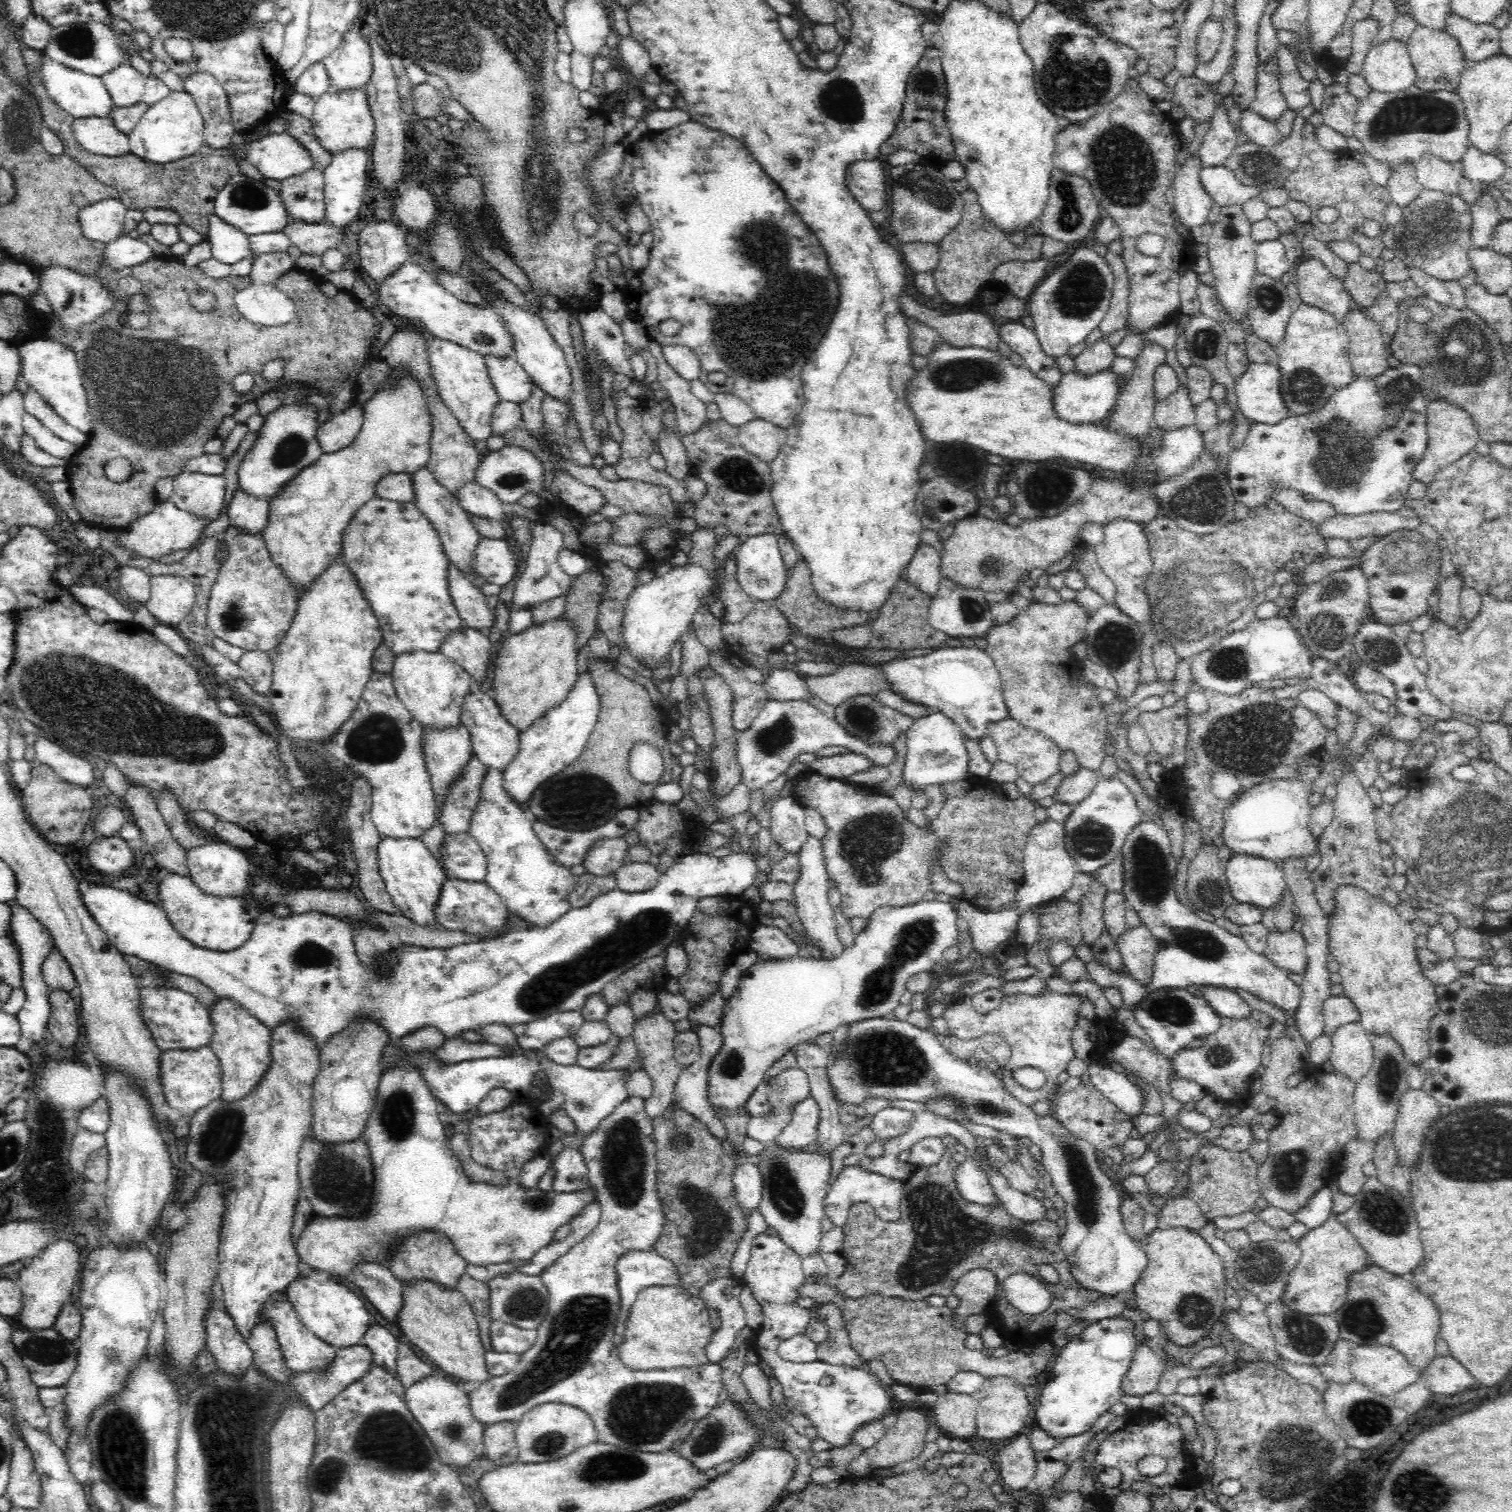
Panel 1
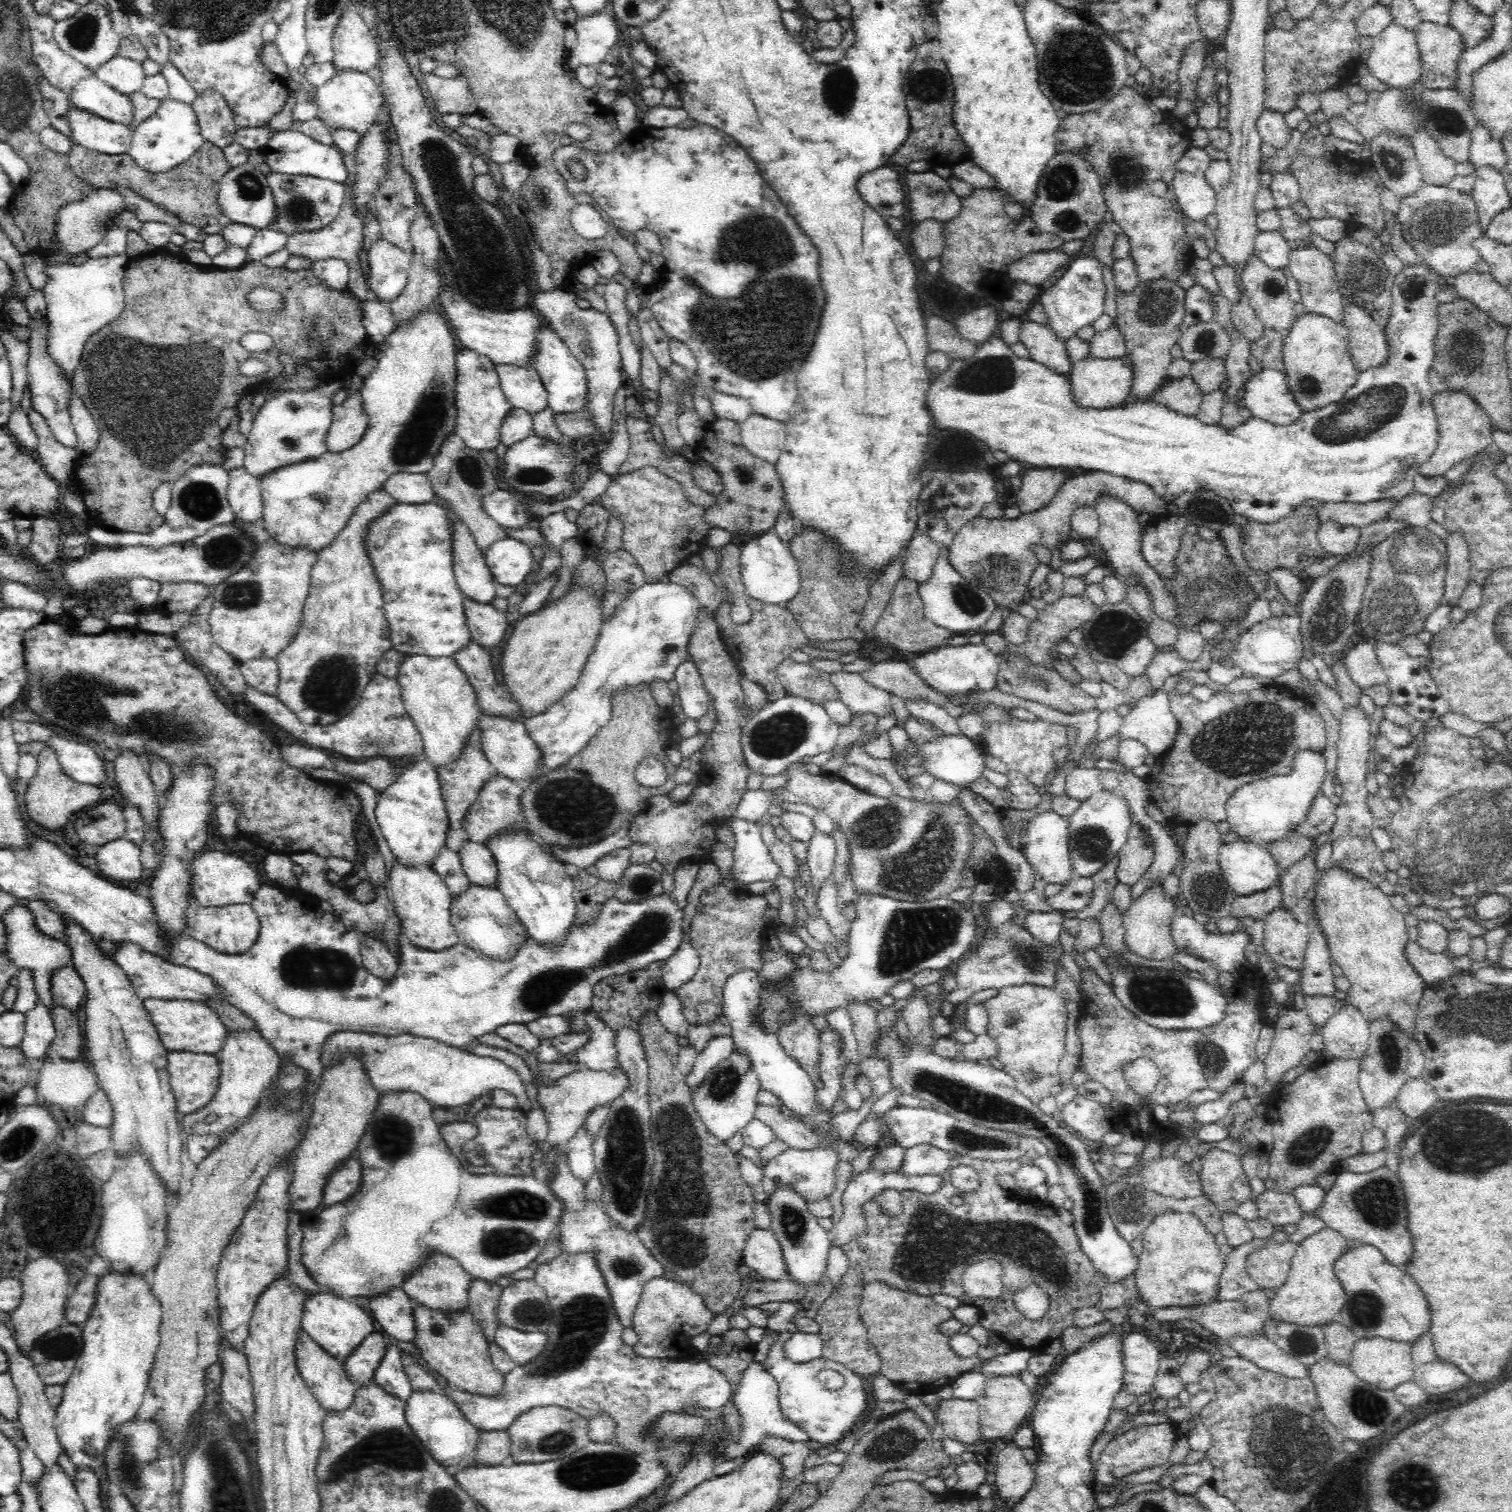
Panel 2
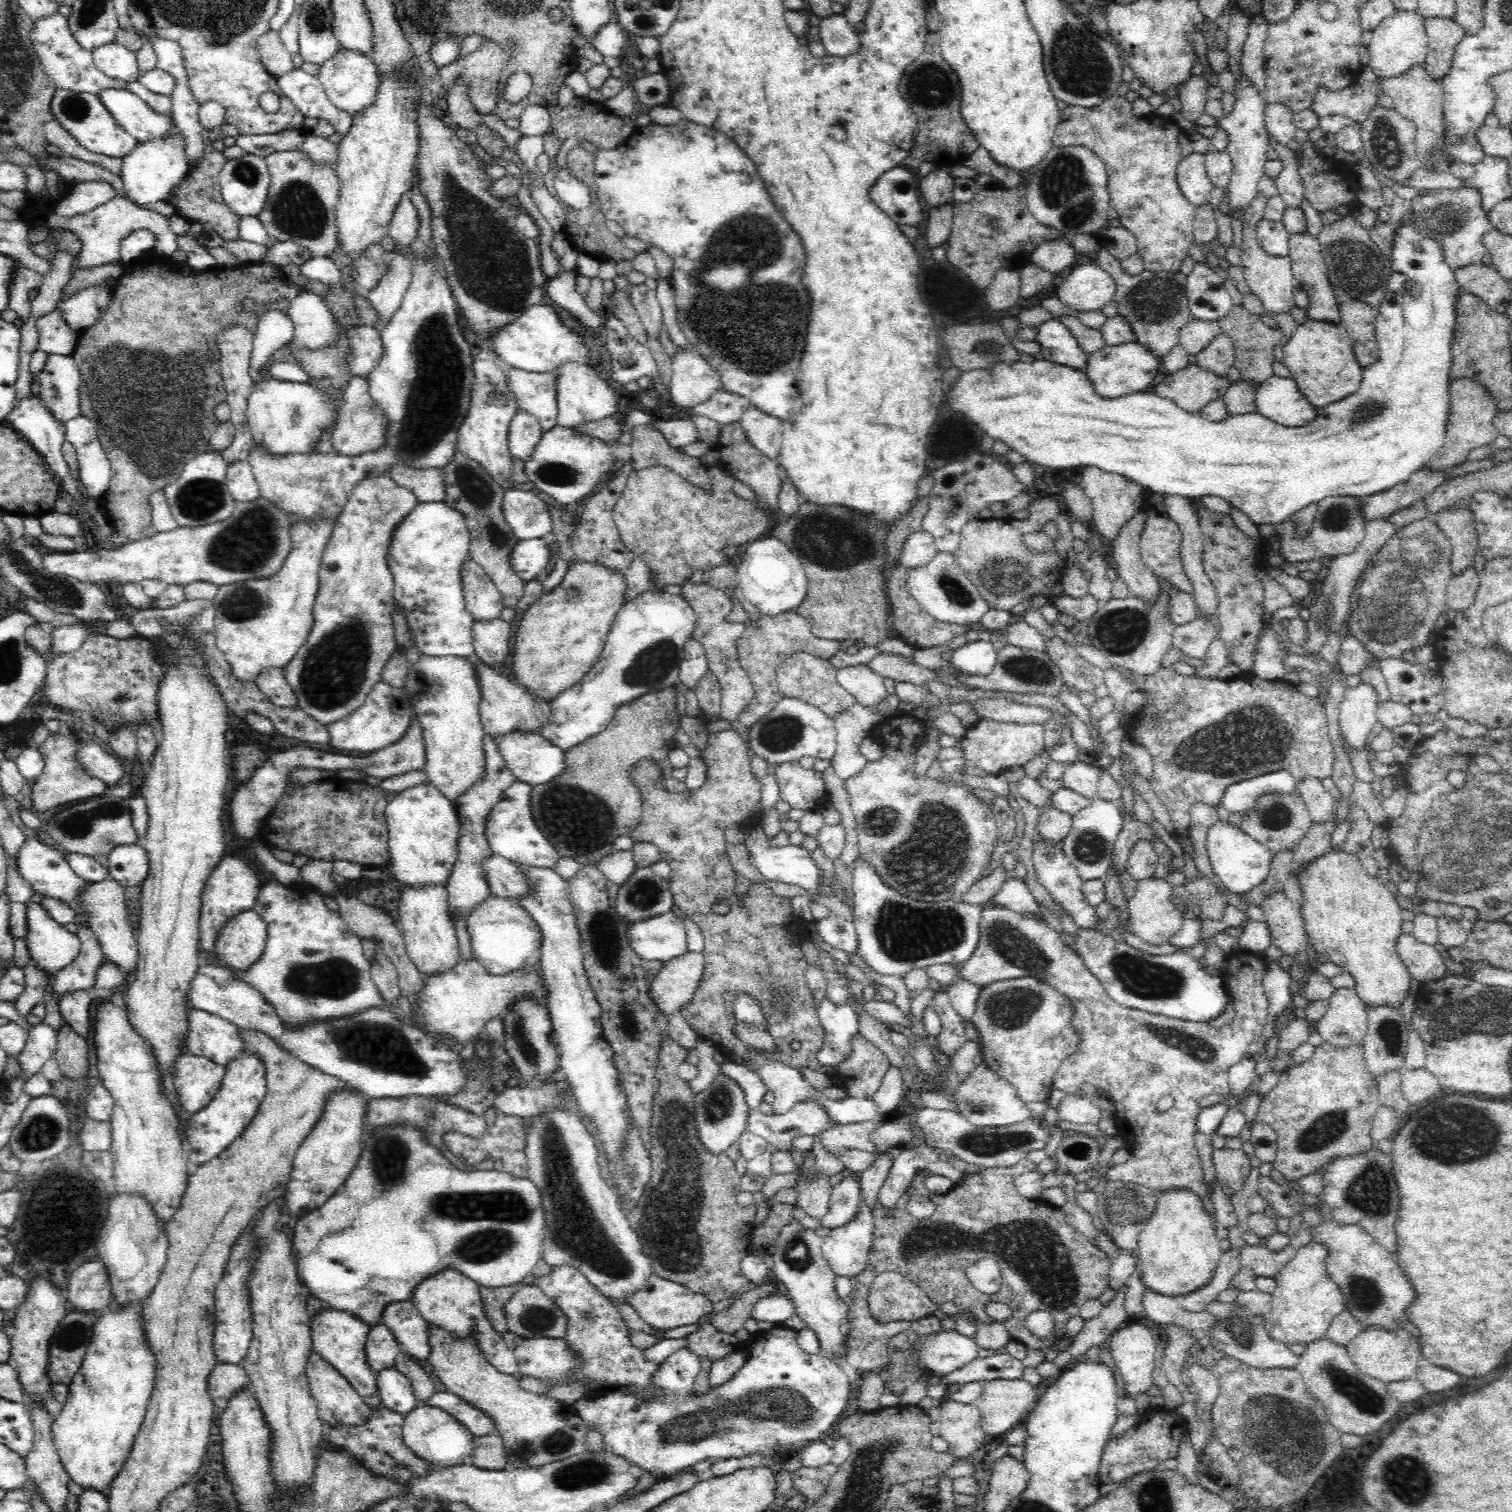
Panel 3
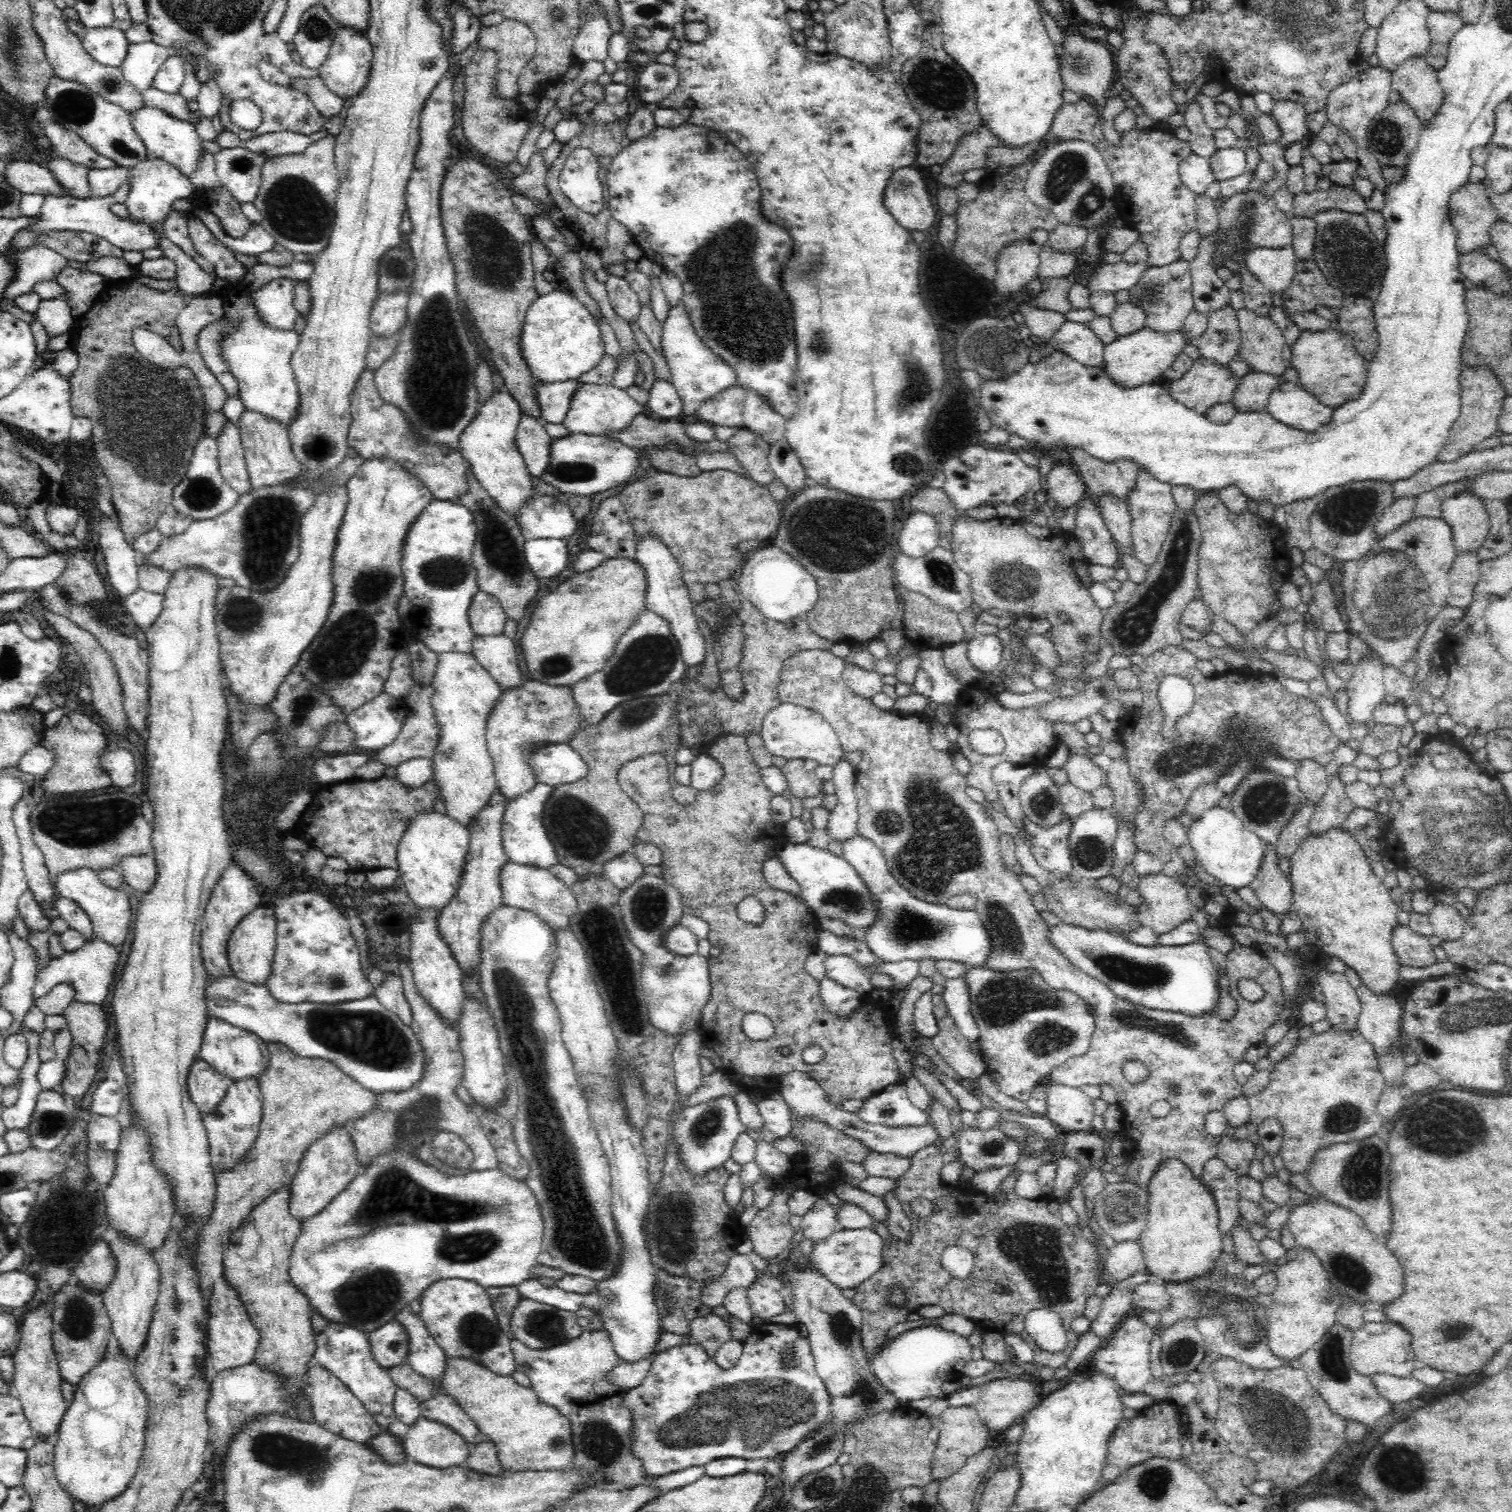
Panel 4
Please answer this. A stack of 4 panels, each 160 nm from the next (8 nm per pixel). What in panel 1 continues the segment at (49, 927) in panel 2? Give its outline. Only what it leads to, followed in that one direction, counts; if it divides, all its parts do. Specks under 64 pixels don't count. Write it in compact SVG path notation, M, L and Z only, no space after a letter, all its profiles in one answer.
M16 900L7 903L11 910L11 918L8 919L7 938L11 939L12 945L17 952L20 961L20 973L22 973L21 989L27 996L26 1002L18 1011L17 1019L21 1028L22 1036L30 1041L39 1041L44 1037L44 1030L47 1028L47 1020L51 1006L49 1003L50 989L43 979L42 964L48 949L54 945L49 933L37 923L37 920L25 908L20 907Z

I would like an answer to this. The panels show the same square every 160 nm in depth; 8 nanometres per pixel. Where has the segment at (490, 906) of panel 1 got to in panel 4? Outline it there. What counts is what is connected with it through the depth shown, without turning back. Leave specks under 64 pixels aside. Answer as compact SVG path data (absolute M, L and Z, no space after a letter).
M502 905L492 911L480 923L480 987L484 991L486 997L486 1004L488 1011L493 1016L495 1027L499 1036L499 1047L502 1054L508 1060L508 1064L516 1080L516 1088L518 1088L518 1096L520 1102L518 1103L518 1112L513 1121L514 1137L516 1137L516 1146L520 1154L528 1161L529 1173L525 1178L525 1183L530 1187L530 1190L536 1195L539 1207L541 1208L541 1215L545 1224L543 1230L543 1241L541 1244L541 1251L537 1258L537 1263L550 1268L560 1268L564 1274L572 1274L572 1276L584 1276L590 1278L594 1282L602 1282L606 1278L612 1278L620 1272L620 1264L622 1264L622 1254L624 1254L624 1239L616 1229L616 1221L614 1221L614 1213L611 1209L611 1176L609 1173L609 1162L607 1161L604 1149L601 1147L600 1139L597 1137L597 1132L588 1115L588 1108L586 1107L585 1098L581 1095L579 1085L575 1074L573 1074L572 1061L569 1059L568 1051L564 1046L561 1037L560 1017L554 1003L552 1002L548 987L547 979L554 968L555 955L555 936L550 925L536 916L532 912L524 909L512 908L510 906Z

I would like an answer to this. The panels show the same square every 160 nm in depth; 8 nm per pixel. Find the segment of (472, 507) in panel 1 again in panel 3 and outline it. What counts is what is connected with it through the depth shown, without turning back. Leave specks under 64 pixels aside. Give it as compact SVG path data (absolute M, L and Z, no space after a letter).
M510 488L501 502L502 514L519 539L547 539L551 531L546 501L529 491Z

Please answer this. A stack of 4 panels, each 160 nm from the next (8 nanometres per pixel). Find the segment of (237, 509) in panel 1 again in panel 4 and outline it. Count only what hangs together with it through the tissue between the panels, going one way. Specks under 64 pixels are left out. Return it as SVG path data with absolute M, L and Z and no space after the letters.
M227 420L216 439L219 469L226 485L229 485L239 496L248 495L252 486L238 428Z

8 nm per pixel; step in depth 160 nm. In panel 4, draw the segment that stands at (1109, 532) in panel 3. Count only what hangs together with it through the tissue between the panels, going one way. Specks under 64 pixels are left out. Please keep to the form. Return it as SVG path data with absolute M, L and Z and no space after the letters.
M1070 448L1077 475L1086 486L1087 495L1095 504L1101 504L1105 497L1127 503L1135 490L1139 471L1131 460L1120 460L1116 464L1103 464L1077 448Z

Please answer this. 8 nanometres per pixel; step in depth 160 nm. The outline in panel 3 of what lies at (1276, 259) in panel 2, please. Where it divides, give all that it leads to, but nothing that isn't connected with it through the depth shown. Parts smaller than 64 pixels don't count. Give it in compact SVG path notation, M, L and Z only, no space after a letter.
M1262 219L1256 228L1259 247L1273 258L1289 256L1289 234L1281 222Z

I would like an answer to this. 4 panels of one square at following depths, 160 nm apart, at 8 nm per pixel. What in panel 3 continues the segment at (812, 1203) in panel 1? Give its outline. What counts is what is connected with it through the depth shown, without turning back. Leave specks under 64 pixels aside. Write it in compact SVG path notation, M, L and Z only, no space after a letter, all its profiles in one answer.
M791 1219L777 1232L772 1244L770 1268L777 1282L782 1284L782 1290L788 1299L795 1304L796 1315L800 1317L808 1328L814 1330L820 1339L822 1353L838 1356L843 1351L841 1344L848 1334L847 1320L848 1306L840 1301L835 1291L834 1271L822 1254L824 1232L821 1228L810 1230L804 1228L802 1222Z

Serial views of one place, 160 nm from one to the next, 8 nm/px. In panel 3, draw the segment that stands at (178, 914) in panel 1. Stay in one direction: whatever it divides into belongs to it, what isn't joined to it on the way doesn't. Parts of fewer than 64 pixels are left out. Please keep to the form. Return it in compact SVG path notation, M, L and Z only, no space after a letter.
M252 908L228 917L213 942L213 952L233 970L252 966L265 947L267 926Z

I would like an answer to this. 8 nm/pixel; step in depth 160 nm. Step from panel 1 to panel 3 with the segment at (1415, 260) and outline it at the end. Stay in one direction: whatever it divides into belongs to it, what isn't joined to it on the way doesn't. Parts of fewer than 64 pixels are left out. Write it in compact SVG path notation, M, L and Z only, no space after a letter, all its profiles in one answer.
M1466 186L1454 190L1435 189L1424 190L1418 192L1416 198L1408 201L1409 214L1411 214L1411 226L1416 234L1420 237L1431 240L1437 244L1437 248L1441 250L1441 258L1452 269L1458 270L1476 264L1482 261L1482 256L1486 254L1484 245L1481 243L1482 237L1493 230L1488 222L1487 214L1481 205L1480 193L1472 186Z

